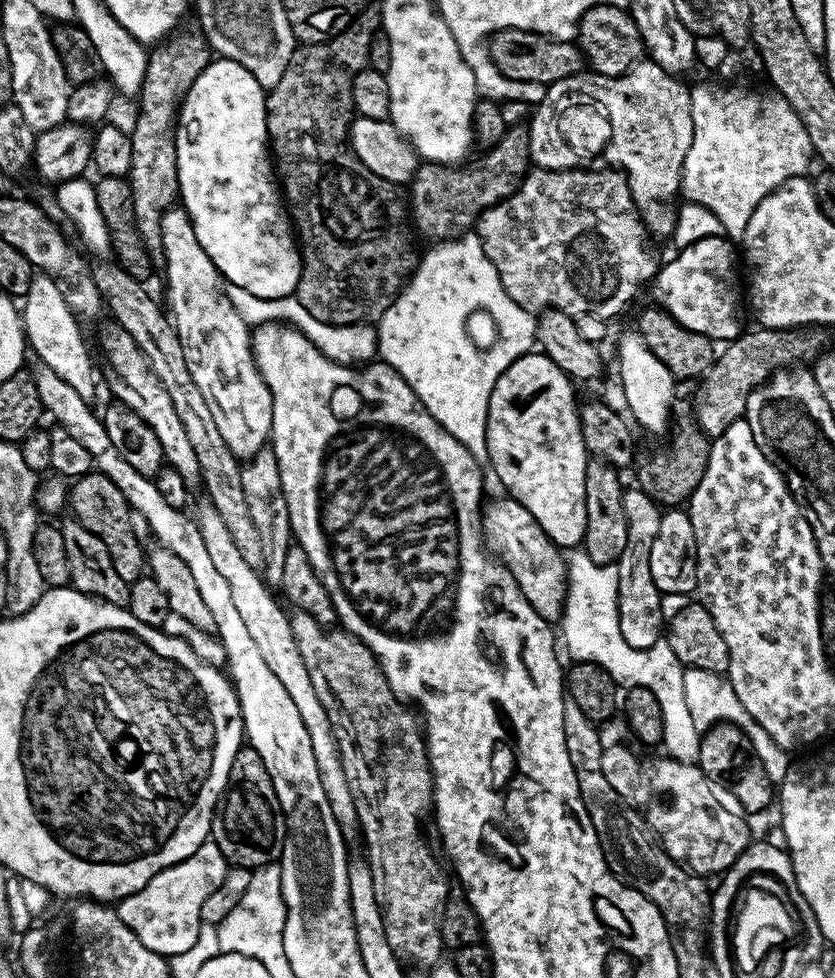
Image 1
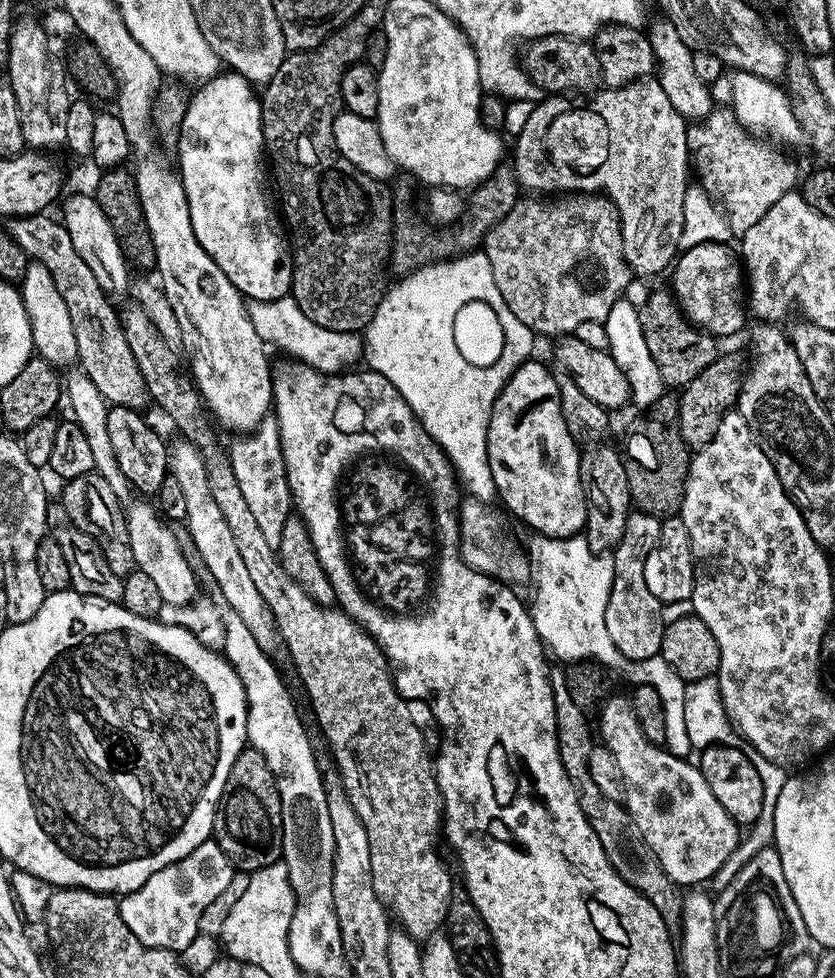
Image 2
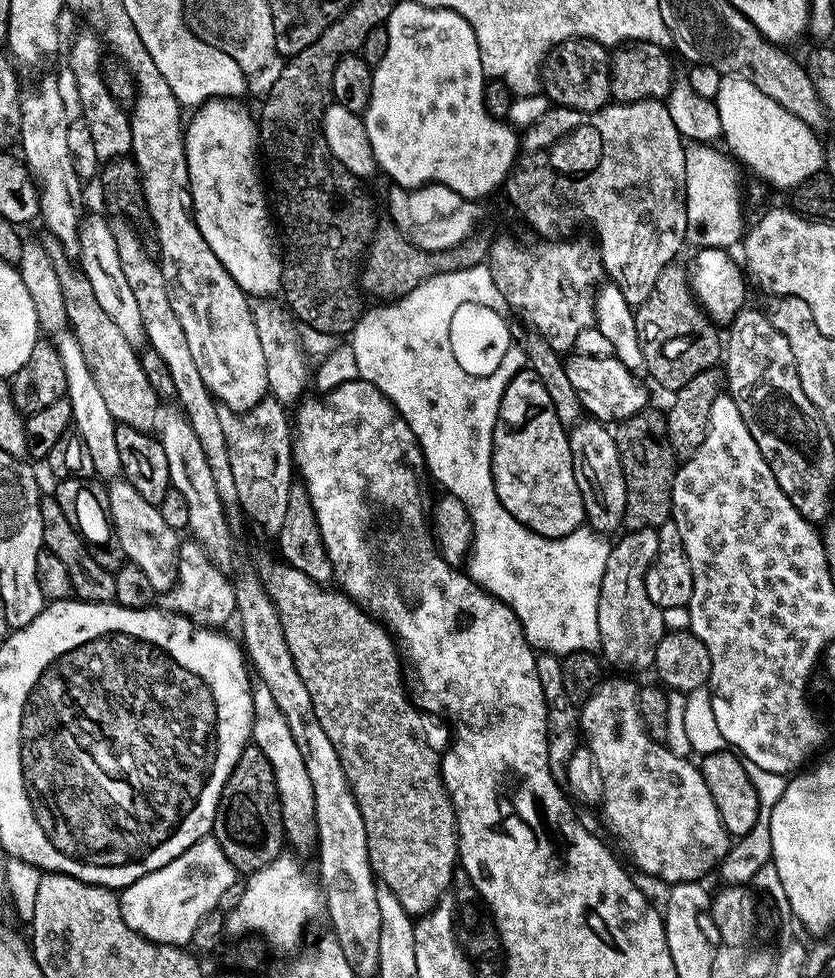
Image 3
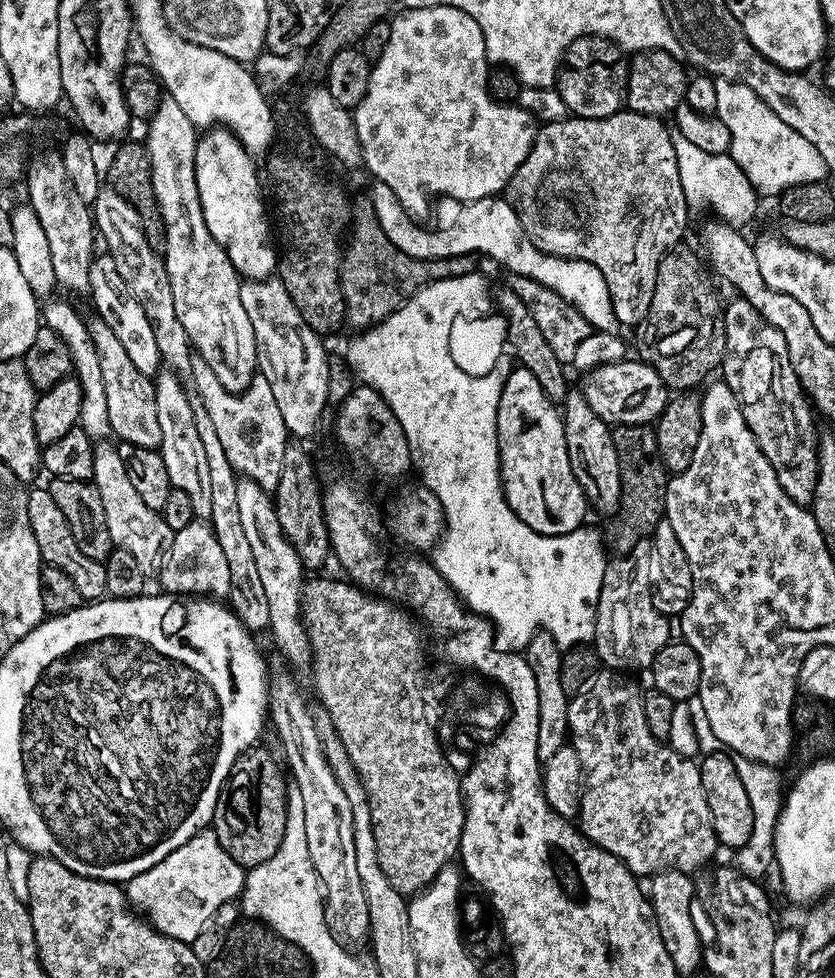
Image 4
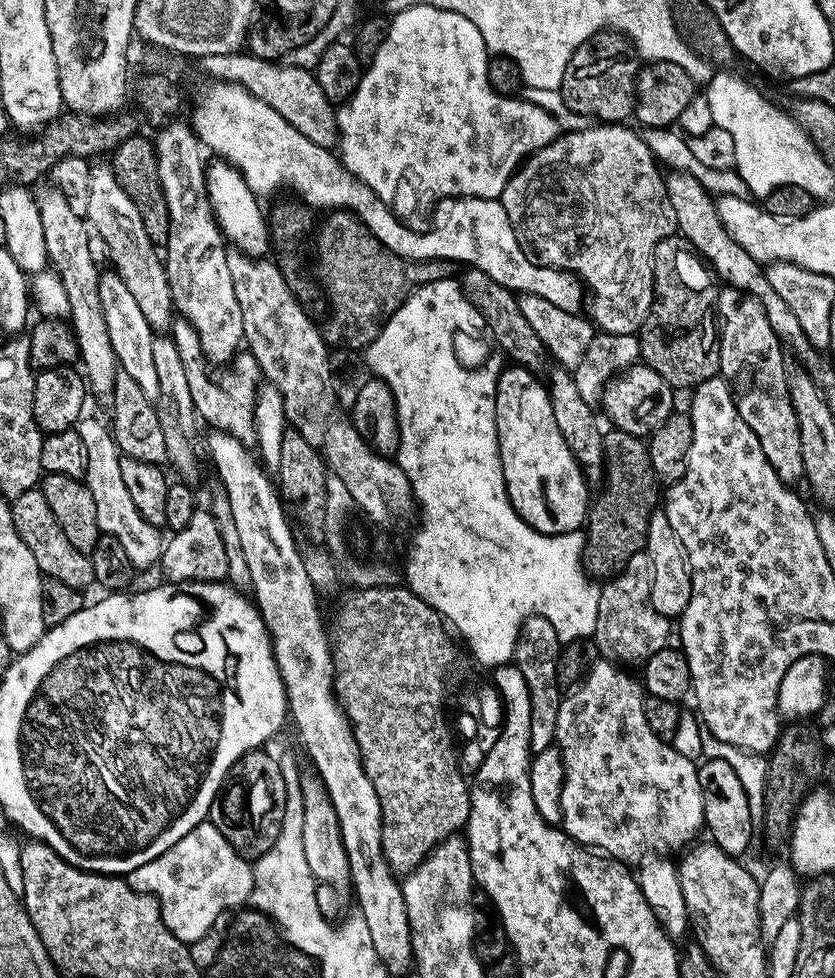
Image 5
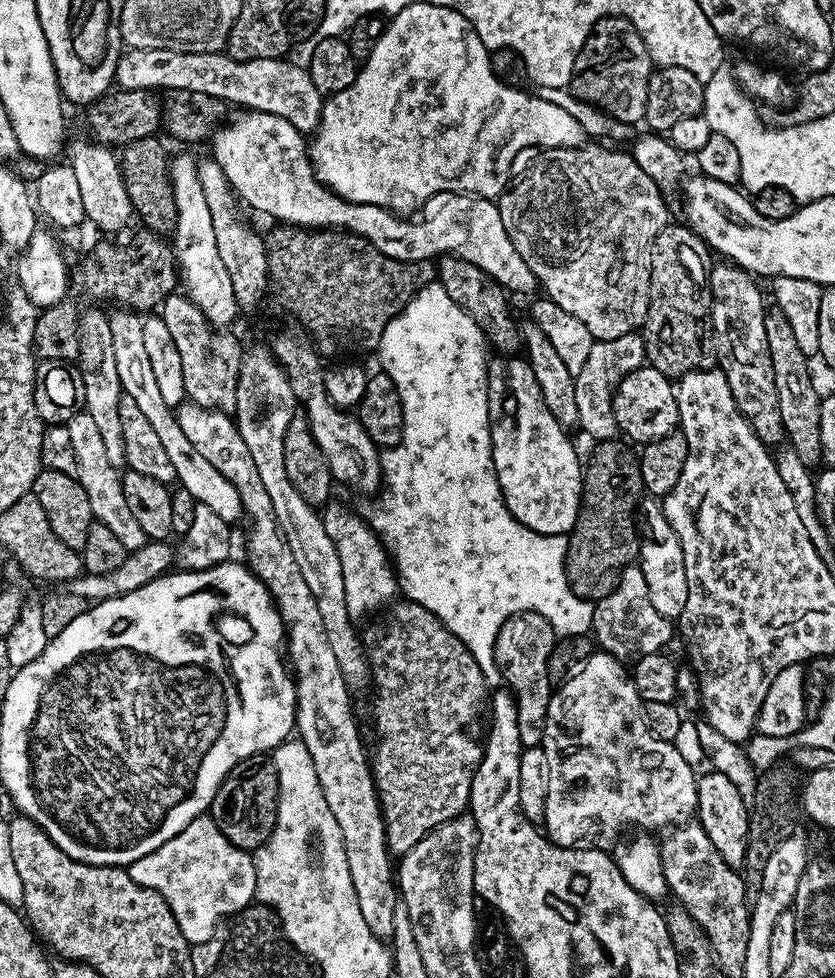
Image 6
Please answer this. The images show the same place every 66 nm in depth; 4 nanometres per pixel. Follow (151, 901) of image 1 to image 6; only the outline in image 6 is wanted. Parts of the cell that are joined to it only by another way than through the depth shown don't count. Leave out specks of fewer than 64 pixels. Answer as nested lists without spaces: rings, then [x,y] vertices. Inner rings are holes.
[[[208,814],[194,818],[182,834],[174,834],[158,850],[127,865],[127,870],[134,882],[162,894],[189,945],[206,942],[221,927],[220,920],[227,921],[247,908],[256,894],[253,853],[233,846]]]

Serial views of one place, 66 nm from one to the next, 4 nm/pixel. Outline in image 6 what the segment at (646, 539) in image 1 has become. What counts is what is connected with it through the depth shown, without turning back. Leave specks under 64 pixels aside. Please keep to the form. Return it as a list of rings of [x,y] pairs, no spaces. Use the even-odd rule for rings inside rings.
[[[630,566],[616,582],[616,587],[606,598],[602,598],[592,610],[592,632],[599,647],[614,658],[635,662],[646,654],[661,651],[664,643],[674,636],[673,625],[654,606],[650,606],[650,594],[646,578],[639,566]]]

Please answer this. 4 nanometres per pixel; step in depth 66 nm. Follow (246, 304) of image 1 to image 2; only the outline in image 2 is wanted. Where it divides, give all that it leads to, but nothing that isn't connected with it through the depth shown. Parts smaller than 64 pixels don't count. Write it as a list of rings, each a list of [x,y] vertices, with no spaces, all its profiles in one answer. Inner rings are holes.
[[[289,294],[282,299],[251,300],[247,303],[254,330],[267,345],[272,344],[298,358],[299,363],[318,369],[324,375],[337,375],[353,367],[363,357],[363,337],[359,333],[327,330],[310,321]]]

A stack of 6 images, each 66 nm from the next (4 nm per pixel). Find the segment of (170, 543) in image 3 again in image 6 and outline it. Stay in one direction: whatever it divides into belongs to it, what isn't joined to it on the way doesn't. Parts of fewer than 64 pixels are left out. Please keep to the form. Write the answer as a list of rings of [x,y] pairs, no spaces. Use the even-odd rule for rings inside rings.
[[[85,410],[70,418],[67,426],[74,445],[74,454],[78,458],[75,477],[79,480],[82,490],[86,490],[86,498],[90,498],[93,517],[106,525],[122,541],[122,546],[129,550],[140,548],[146,542],[144,531],[142,526],[138,526],[130,505],[126,503],[126,494],[122,494],[121,473],[110,462],[110,458],[106,458],[106,445],[102,442],[102,433],[98,431],[94,418],[90,418],[90,414]]]

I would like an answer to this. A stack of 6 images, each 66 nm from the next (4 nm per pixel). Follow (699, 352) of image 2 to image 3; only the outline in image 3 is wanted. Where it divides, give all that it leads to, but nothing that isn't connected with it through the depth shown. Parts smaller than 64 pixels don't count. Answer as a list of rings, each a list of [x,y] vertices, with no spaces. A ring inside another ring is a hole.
[[[669,266],[662,270],[650,296],[635,309],[639,337],[643,343],[644,368],[662,387],[672,388],[671,390],[678,390],[698,374],[709,371],[713,367],[712,363],[722,356],[722,336],[721,333],[720,336],[716,333],[719,332],[717,325],[709,320],[696,297],[692,295],[689,273],[676,267]]]

